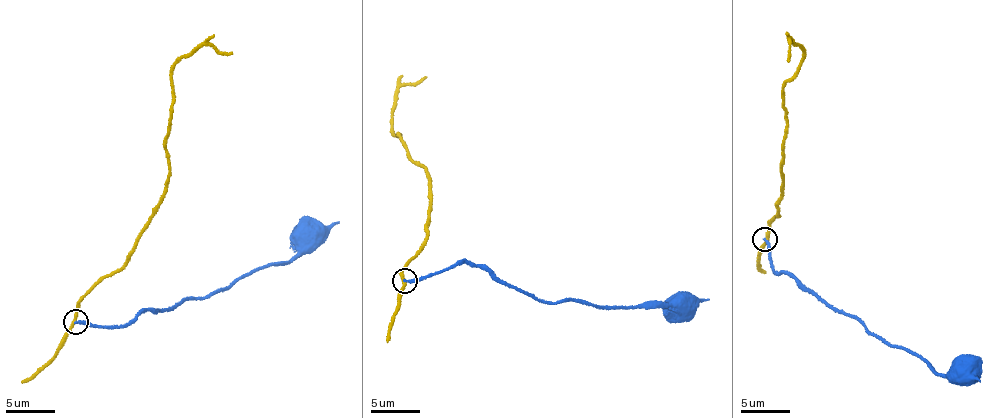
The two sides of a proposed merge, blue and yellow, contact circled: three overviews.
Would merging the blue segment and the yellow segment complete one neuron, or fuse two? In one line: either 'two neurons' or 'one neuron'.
two neurons

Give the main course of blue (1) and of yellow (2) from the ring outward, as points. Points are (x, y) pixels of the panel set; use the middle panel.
1: (405, 280), (462, 261), (484, 266), (553, 304), (576, 299), (627, 307), (661, 300), (677, 306)
2: (405, 280), (400, 274), (427, 237), (429, 182), (426, 169), (390, 127), (401, 87), (427, 76)

